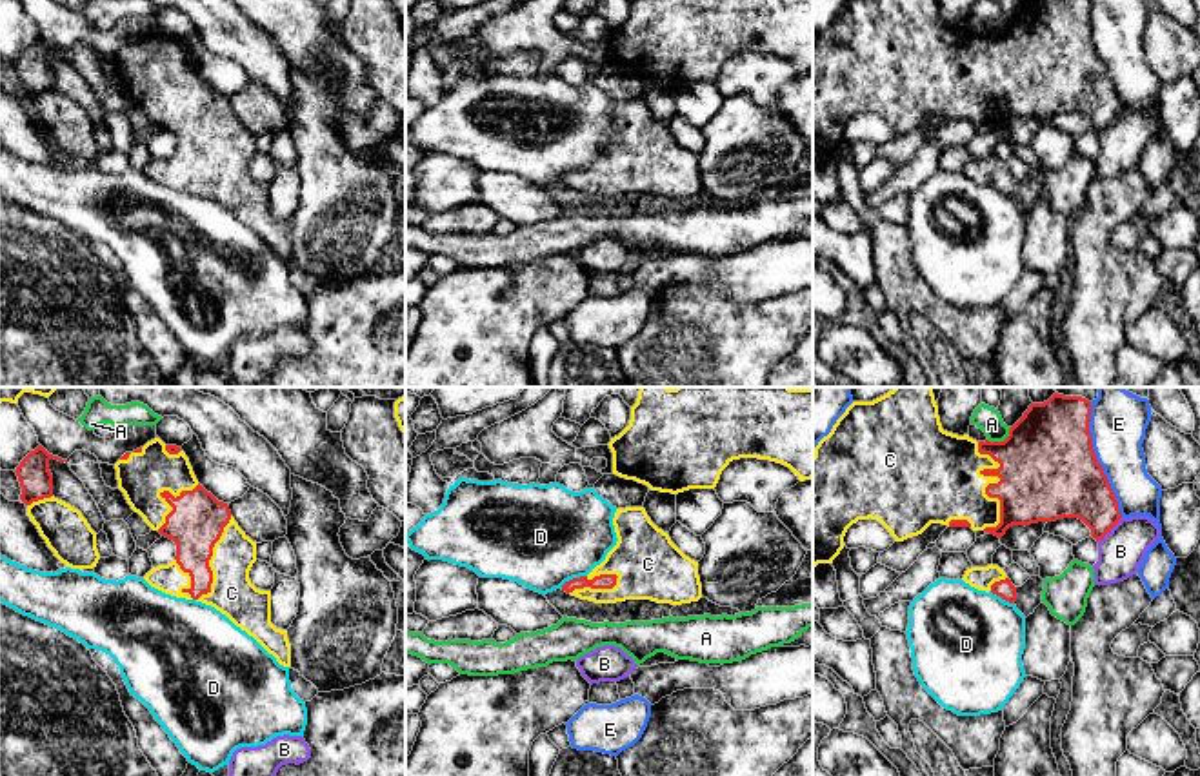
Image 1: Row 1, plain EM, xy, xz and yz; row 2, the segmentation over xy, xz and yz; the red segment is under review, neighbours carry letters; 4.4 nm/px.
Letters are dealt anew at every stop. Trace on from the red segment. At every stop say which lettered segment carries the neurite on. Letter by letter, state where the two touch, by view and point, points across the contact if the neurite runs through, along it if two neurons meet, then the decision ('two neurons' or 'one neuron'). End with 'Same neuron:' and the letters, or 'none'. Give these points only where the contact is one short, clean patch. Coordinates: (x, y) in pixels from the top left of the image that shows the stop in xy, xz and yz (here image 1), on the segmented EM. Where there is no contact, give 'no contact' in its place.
A: yz (1000, 442) | two neurons
B: yz (1110, 529) | two neurons
C: yz (999, 482) | one neuron
D: xz (573, 578) | along xz (586, 575), (573, 577), (560, 587) | two neurons
E: yz (1097, 460) | two neurons
Same neuron: C

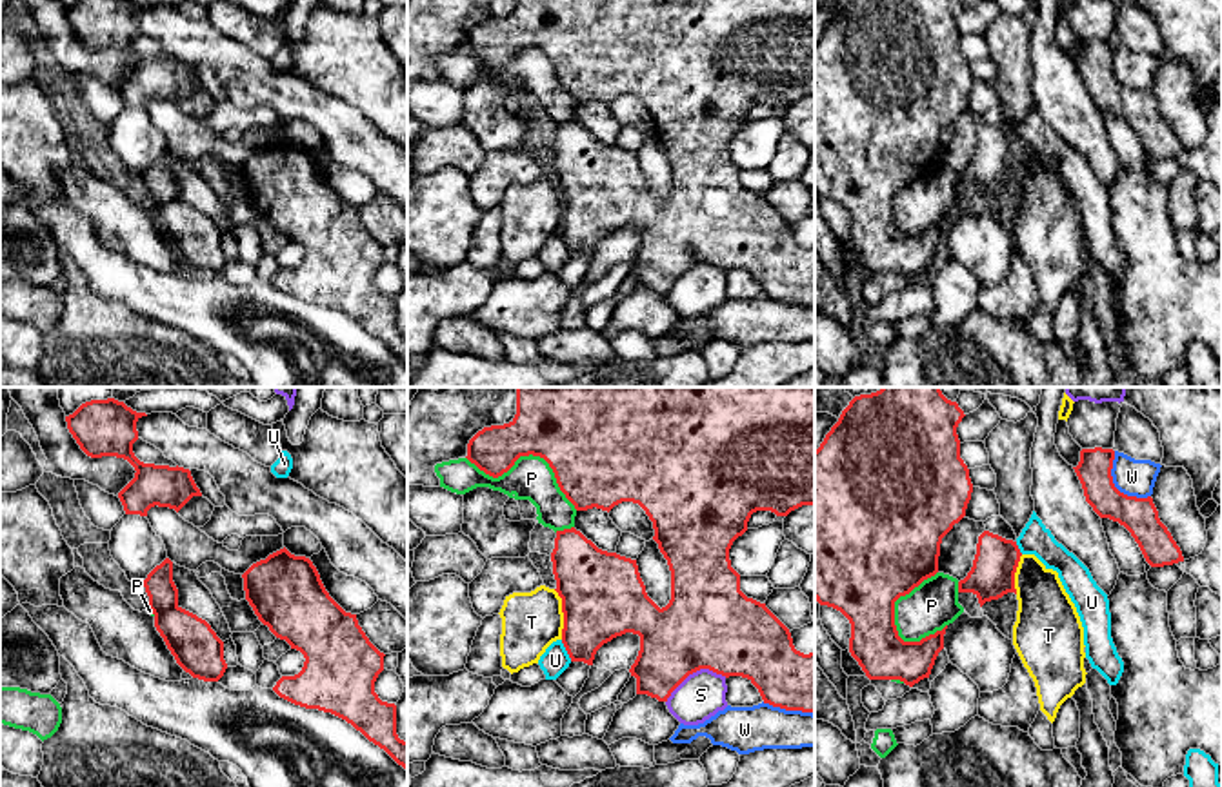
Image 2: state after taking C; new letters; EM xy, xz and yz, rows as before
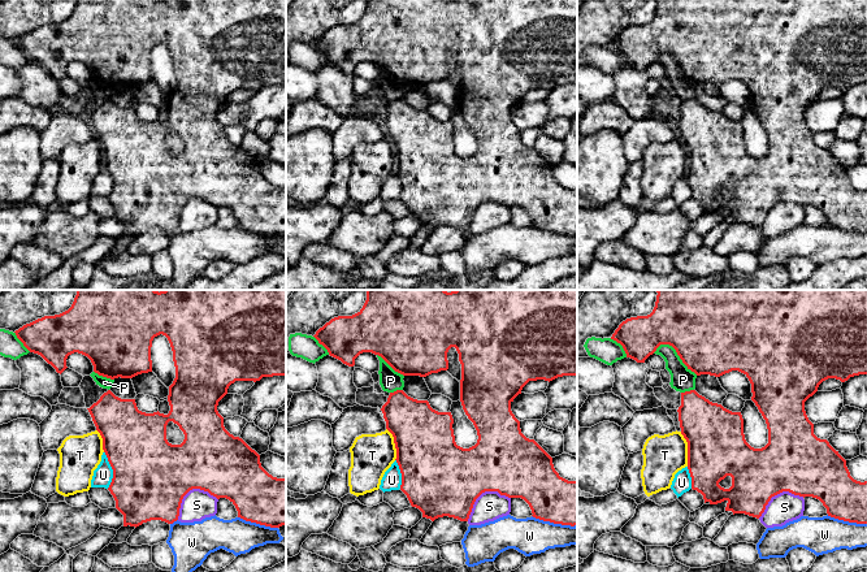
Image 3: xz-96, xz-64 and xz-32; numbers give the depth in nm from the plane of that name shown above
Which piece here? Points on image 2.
P: xz (530, 453) | two neurons
S: xz (693, 671) | two neurons
T: xz (564, 615) | along xz (553, 589), (560, 598), (562, 638) | two neurons
U: xz (566, 649) | two neurons
W: yz (1113, 486) | two neurons
Same neuron: none

